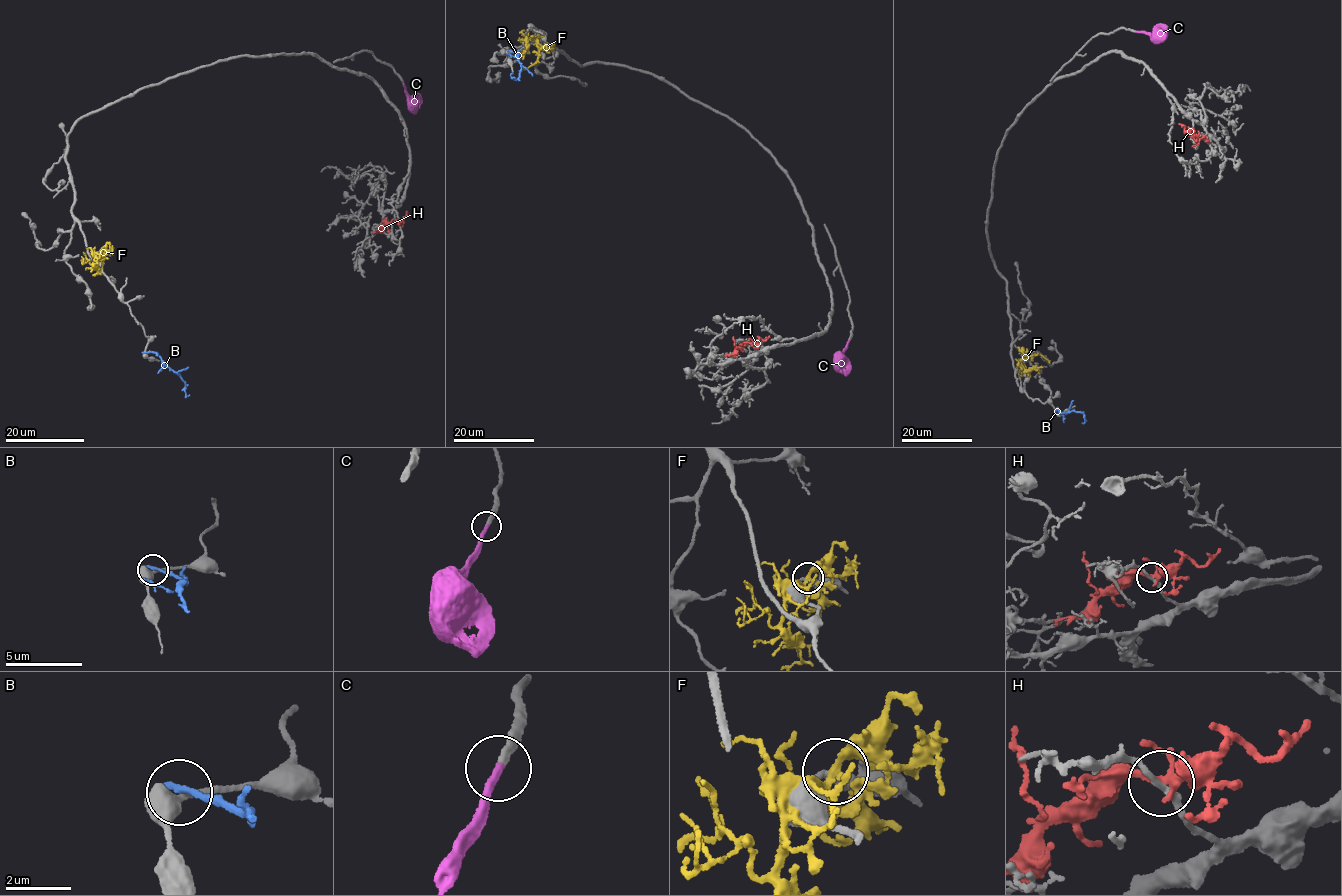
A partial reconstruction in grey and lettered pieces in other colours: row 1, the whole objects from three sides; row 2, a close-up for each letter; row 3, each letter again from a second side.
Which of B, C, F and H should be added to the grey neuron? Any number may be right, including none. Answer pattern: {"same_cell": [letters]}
{"same_cell": ["C"]}

